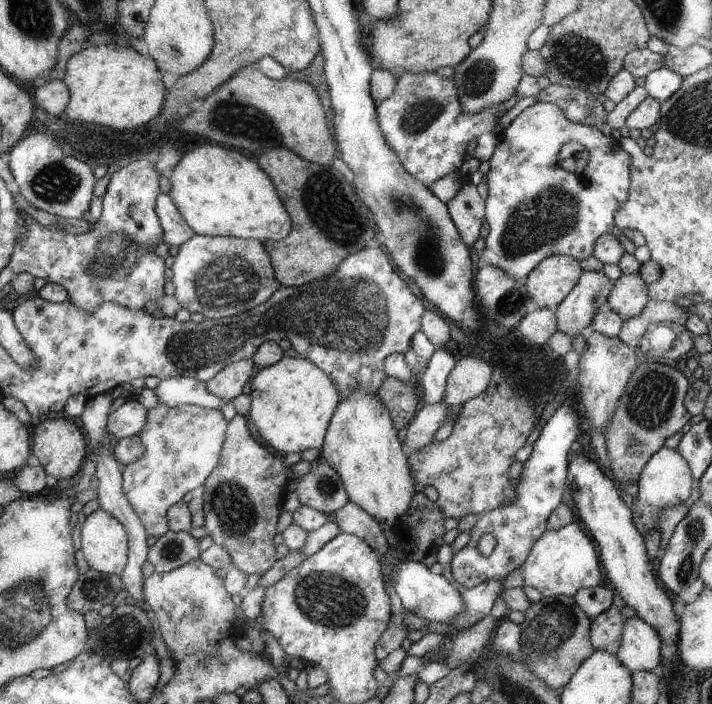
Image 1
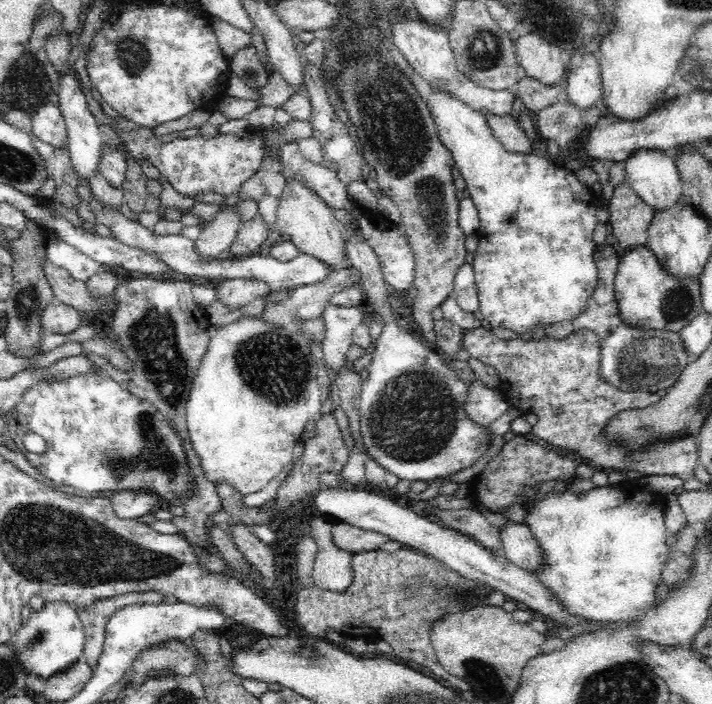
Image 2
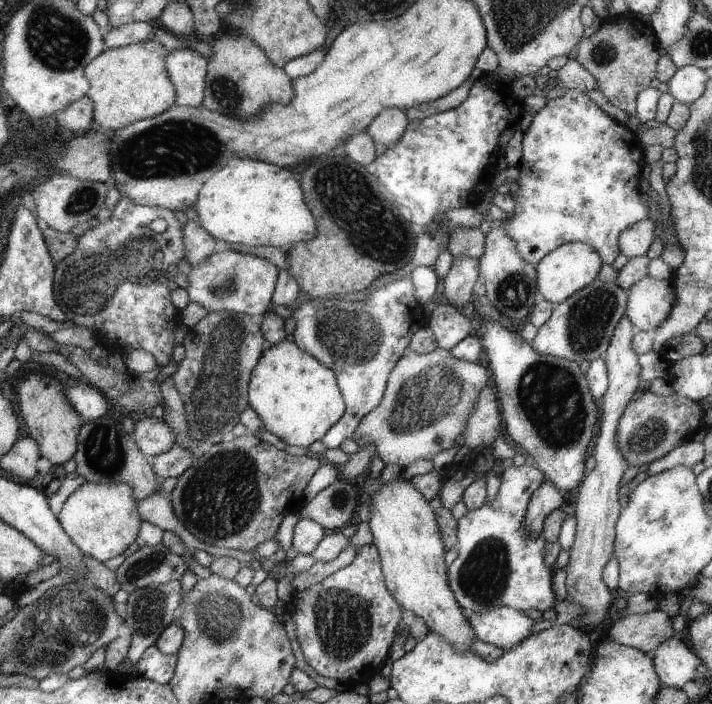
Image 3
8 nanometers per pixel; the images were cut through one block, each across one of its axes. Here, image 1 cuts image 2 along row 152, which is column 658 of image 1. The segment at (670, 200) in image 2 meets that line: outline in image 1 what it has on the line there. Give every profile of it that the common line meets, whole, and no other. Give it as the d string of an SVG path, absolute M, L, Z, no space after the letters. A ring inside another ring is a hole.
M629 618L621 634L621 646L615 654L629 672L653 672L663 678L661 638L645 620Z

